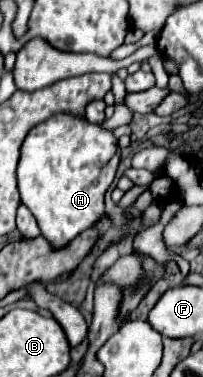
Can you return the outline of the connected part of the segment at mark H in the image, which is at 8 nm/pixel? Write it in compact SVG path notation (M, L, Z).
M64 113L50 117L48 121L36 125L28 133L18 163L18 187L22 203L36 217L40 233L52 245L52 249L66 247L76 235L94 227L104 217L104 193L114 181L118 167L116 151L118 151L118 139L102 125L92 125L86 119L78 119Z

